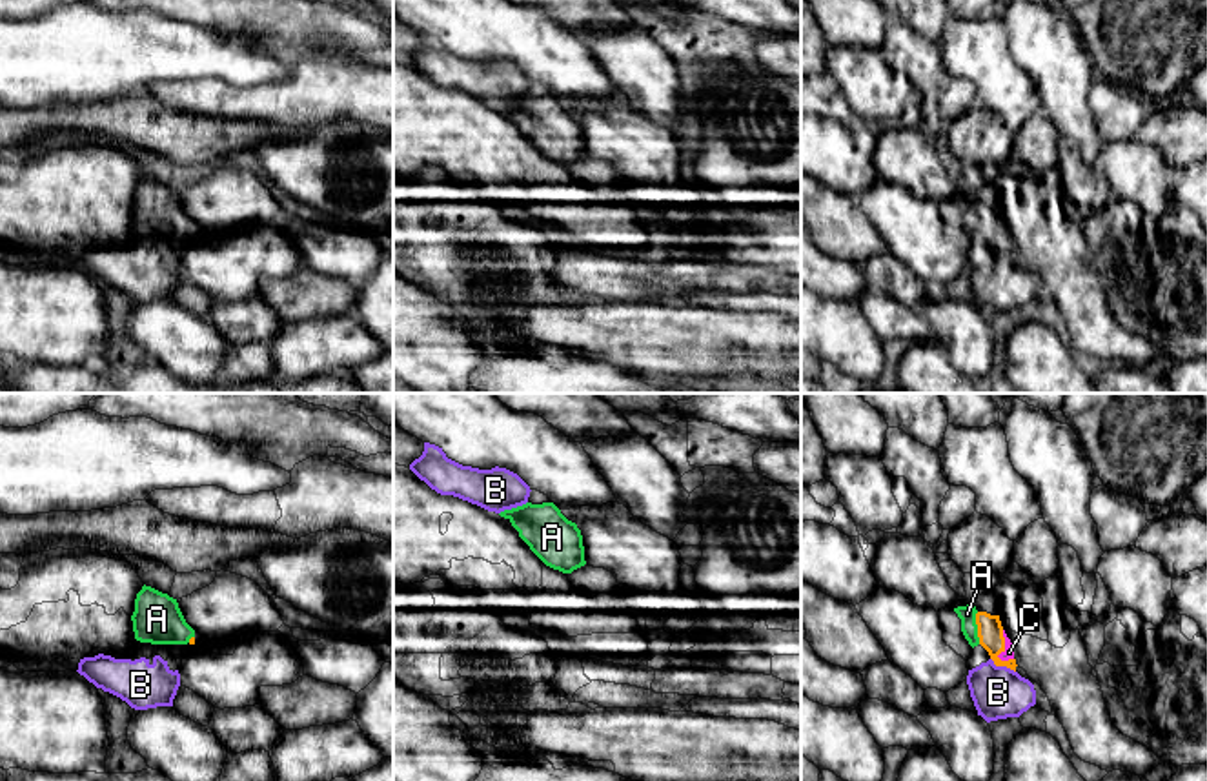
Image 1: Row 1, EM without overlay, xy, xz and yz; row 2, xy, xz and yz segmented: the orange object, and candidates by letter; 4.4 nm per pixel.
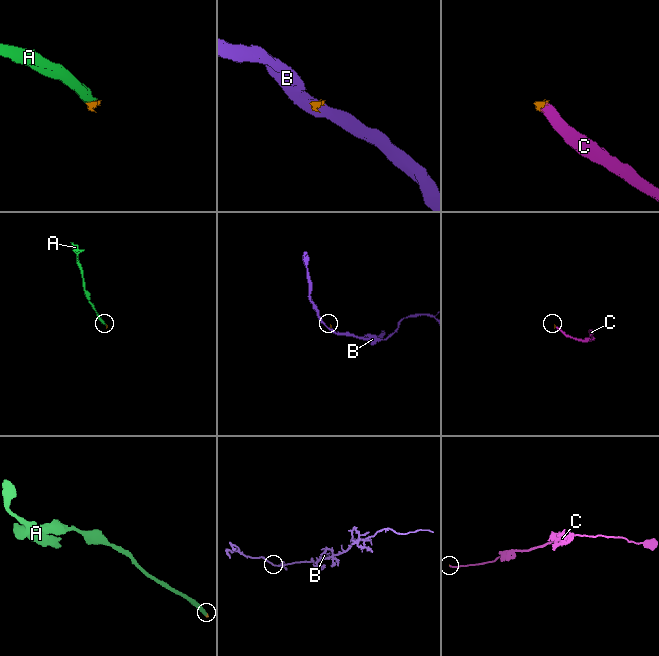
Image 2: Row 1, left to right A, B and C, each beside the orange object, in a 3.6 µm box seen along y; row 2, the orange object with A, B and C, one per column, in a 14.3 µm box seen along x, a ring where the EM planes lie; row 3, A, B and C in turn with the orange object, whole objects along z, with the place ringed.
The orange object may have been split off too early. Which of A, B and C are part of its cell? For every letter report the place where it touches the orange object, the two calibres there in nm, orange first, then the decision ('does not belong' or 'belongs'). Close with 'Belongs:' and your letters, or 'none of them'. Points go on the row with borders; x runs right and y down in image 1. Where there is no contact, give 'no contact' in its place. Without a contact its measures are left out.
A: meets orange in yz at (978, 628); 110 nm thick on the orange side, 80 nm on the other; belongs
B: meets orange in yz at (1002, 665); 110 nm thick on the orange side, 240 nm on the other; does not belong
C: meets orange in yz at (1004, 649); 110 nm thick on the orange side, 50 nm on the other; belongs
Belongs: A, C

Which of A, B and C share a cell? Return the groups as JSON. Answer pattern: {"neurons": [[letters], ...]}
{"neurons": [["A", "C"], ["B"]]}

